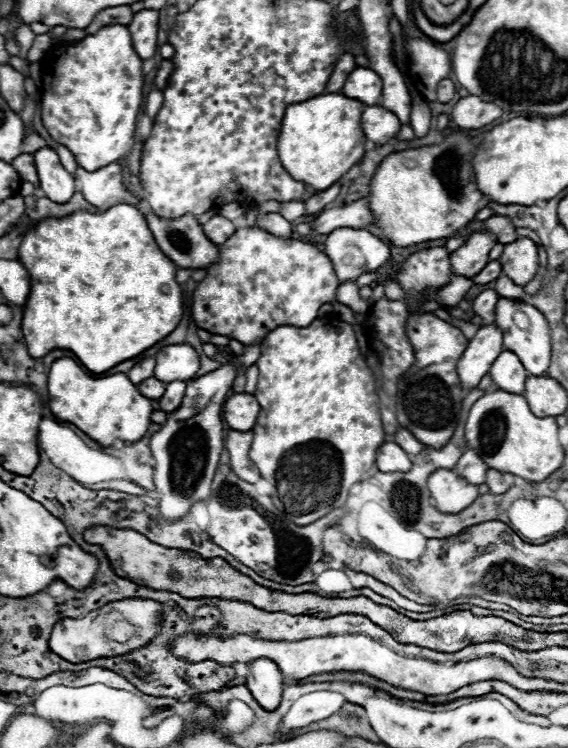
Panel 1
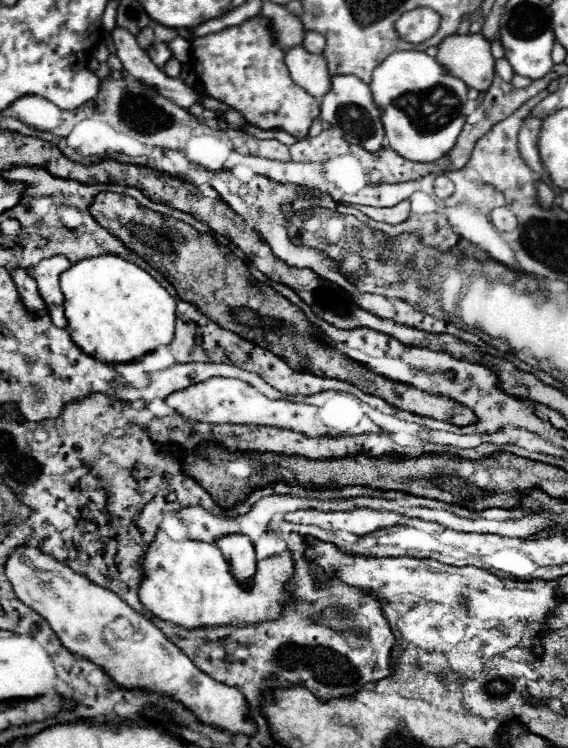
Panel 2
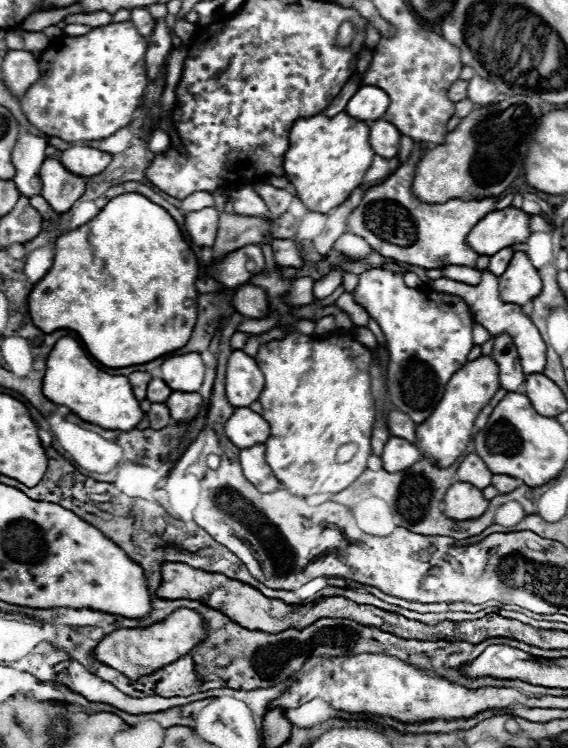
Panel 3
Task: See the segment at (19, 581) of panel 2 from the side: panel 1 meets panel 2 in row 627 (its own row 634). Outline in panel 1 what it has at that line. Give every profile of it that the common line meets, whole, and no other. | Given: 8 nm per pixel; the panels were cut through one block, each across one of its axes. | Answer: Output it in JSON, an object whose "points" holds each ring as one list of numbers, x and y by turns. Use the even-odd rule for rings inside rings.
{"points":[[124,598,110,602,98,610,88,612,82,618,64,618,54,624,48,646,54,654,68,662,86,662,96,658,120,656,140,646,146,646,160,630,162,606,154,600]]}

